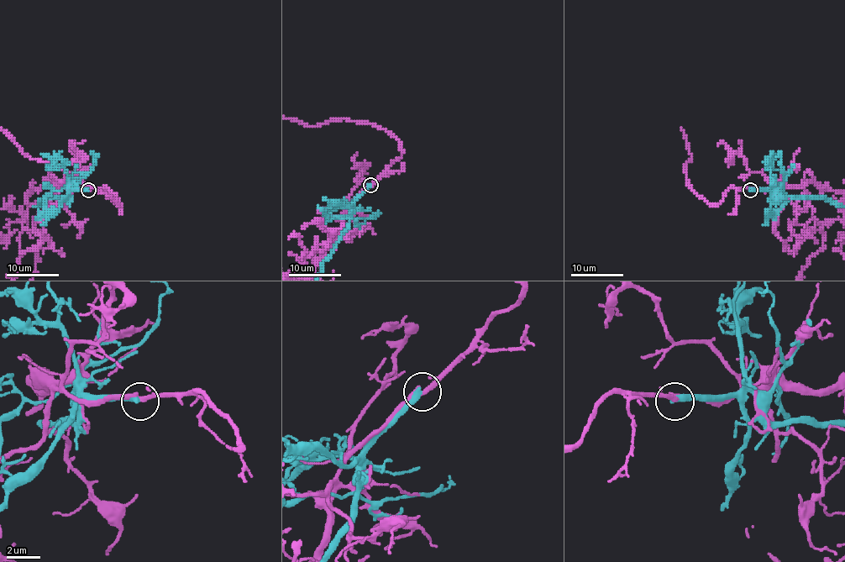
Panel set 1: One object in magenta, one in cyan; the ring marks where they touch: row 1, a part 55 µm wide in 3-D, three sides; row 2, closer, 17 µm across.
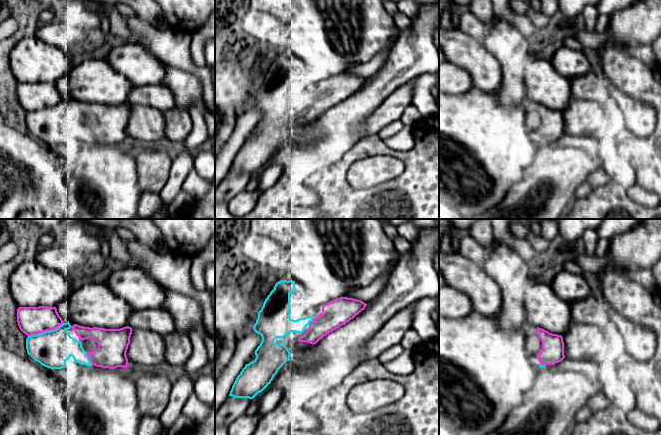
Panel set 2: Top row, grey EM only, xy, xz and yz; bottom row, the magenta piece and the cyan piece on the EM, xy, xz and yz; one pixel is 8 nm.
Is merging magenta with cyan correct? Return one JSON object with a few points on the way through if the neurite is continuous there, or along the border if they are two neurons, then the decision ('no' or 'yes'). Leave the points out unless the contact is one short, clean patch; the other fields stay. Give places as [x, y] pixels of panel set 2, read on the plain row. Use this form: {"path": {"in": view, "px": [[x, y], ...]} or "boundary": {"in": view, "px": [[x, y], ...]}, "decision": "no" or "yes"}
{"decision": "no"}

